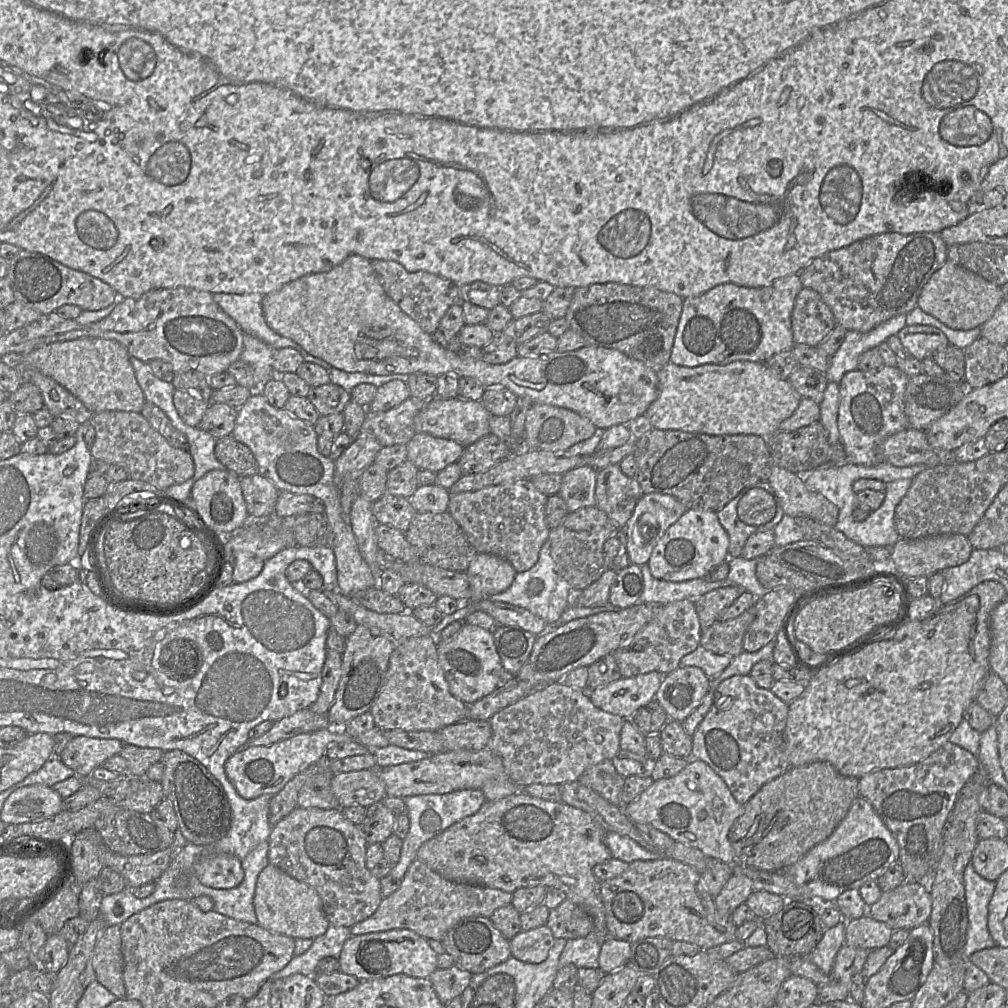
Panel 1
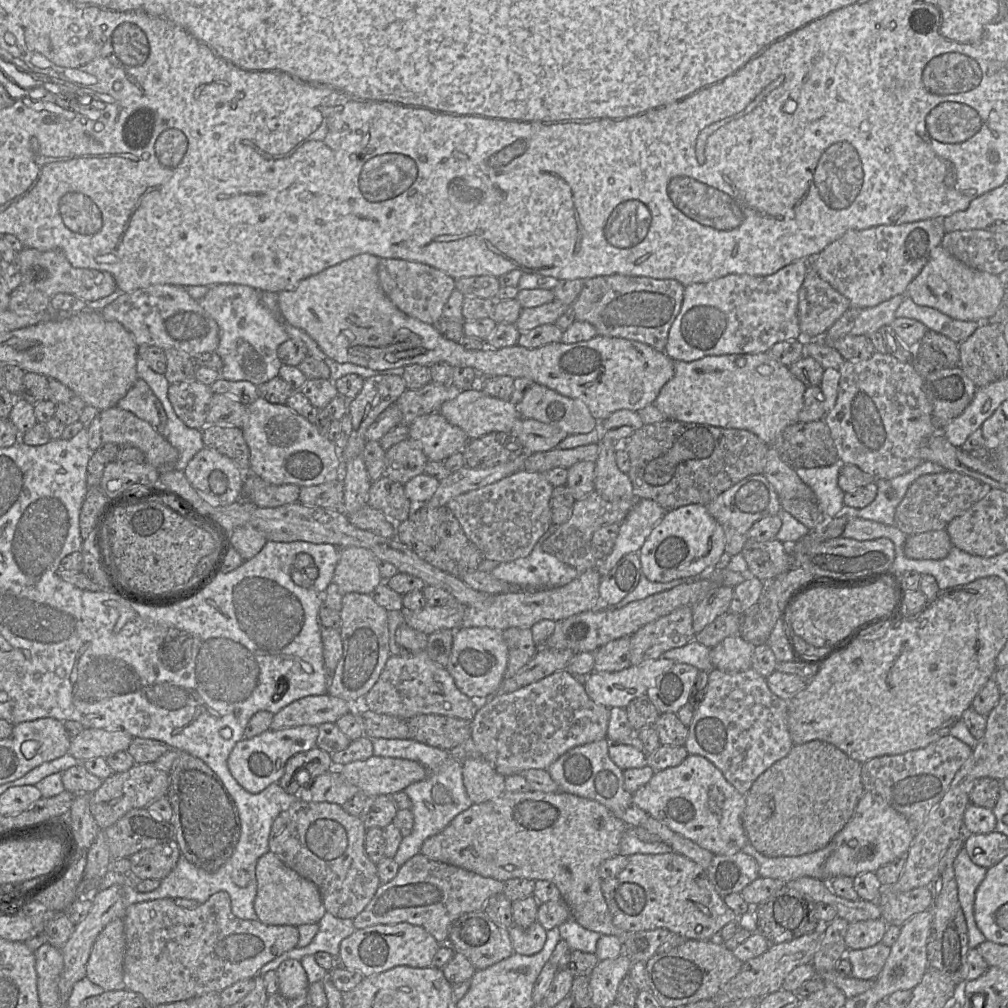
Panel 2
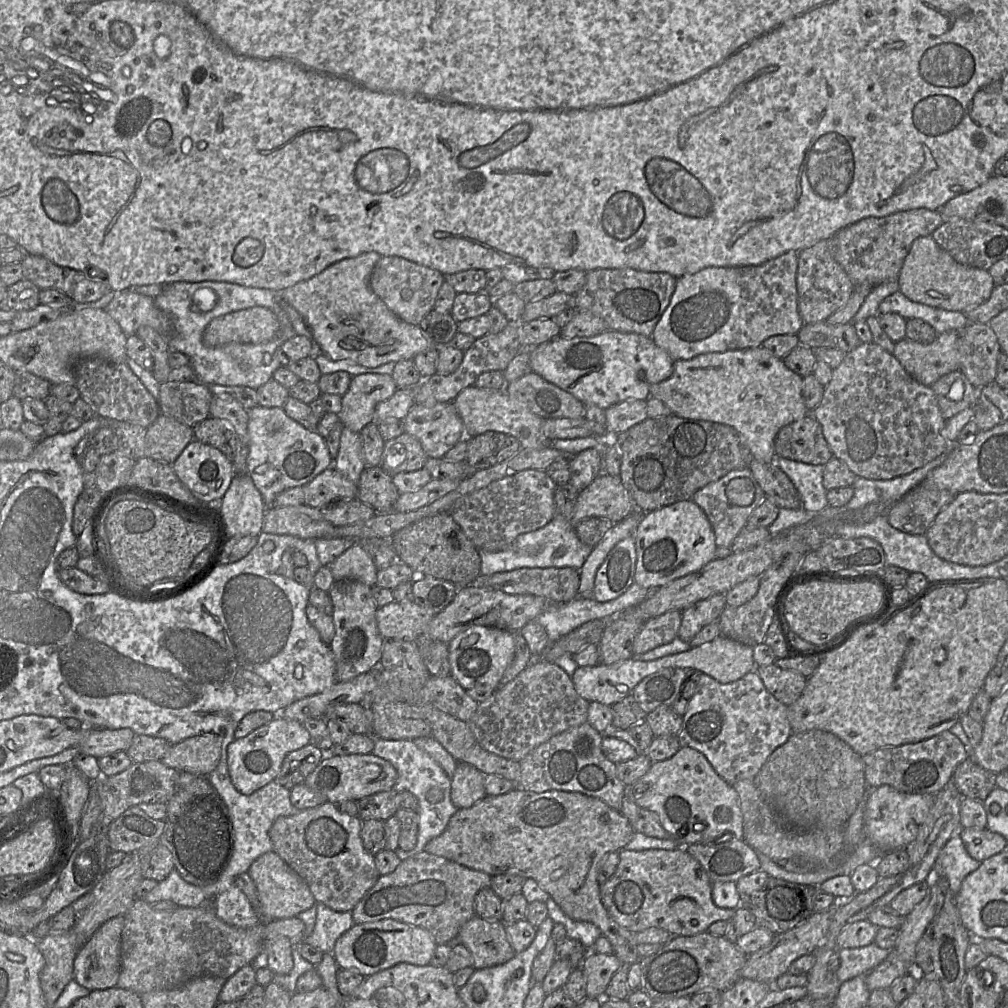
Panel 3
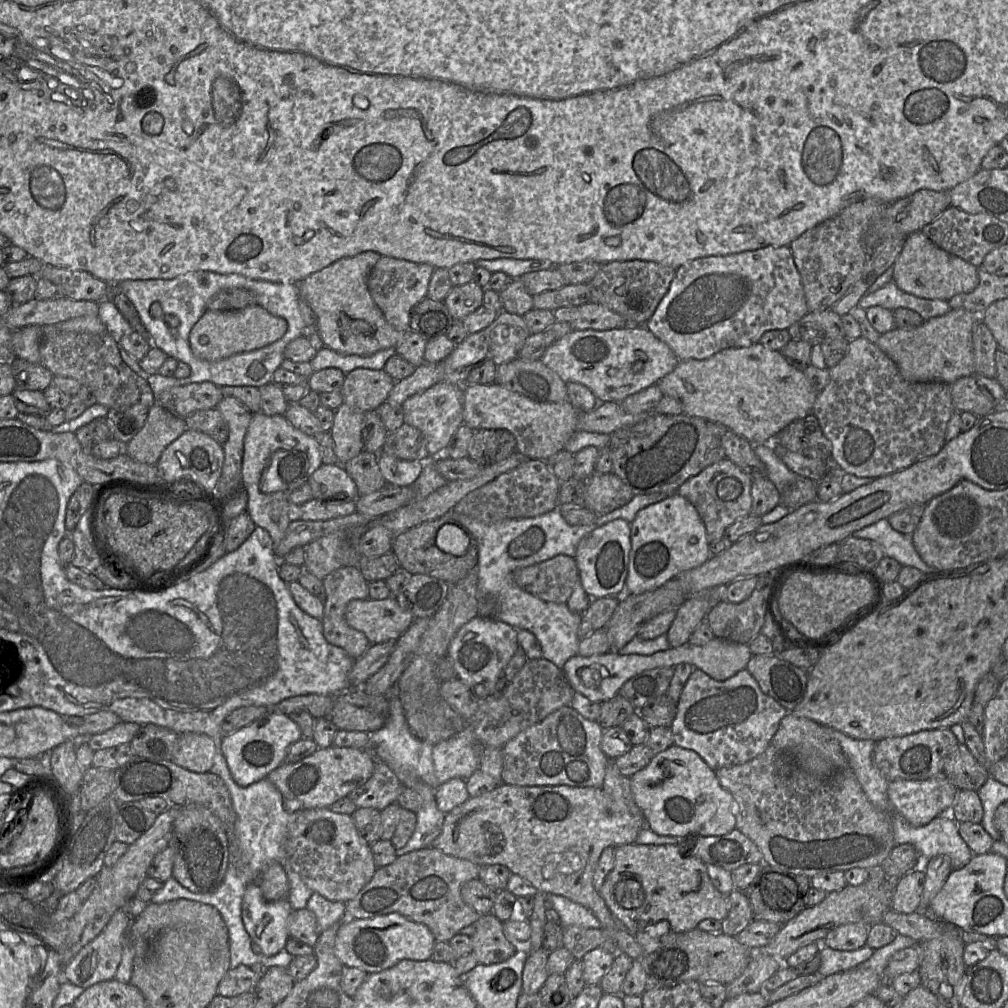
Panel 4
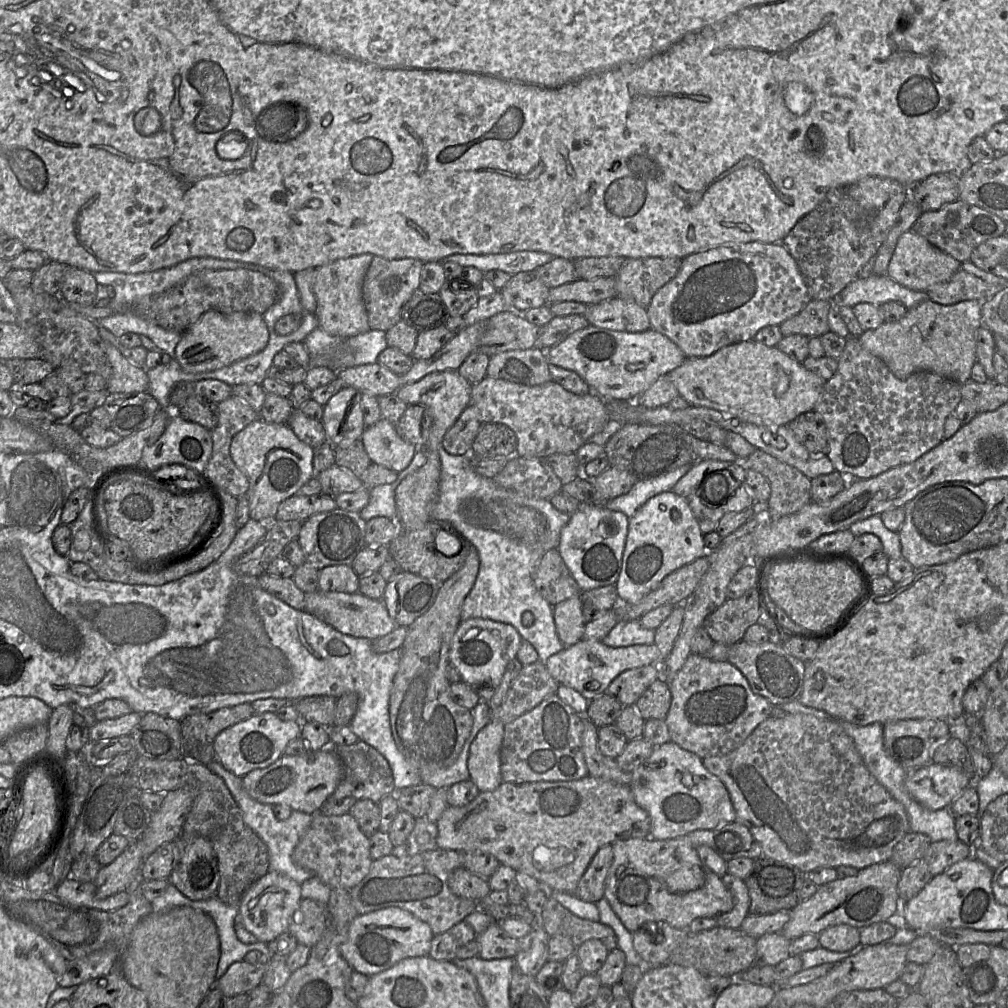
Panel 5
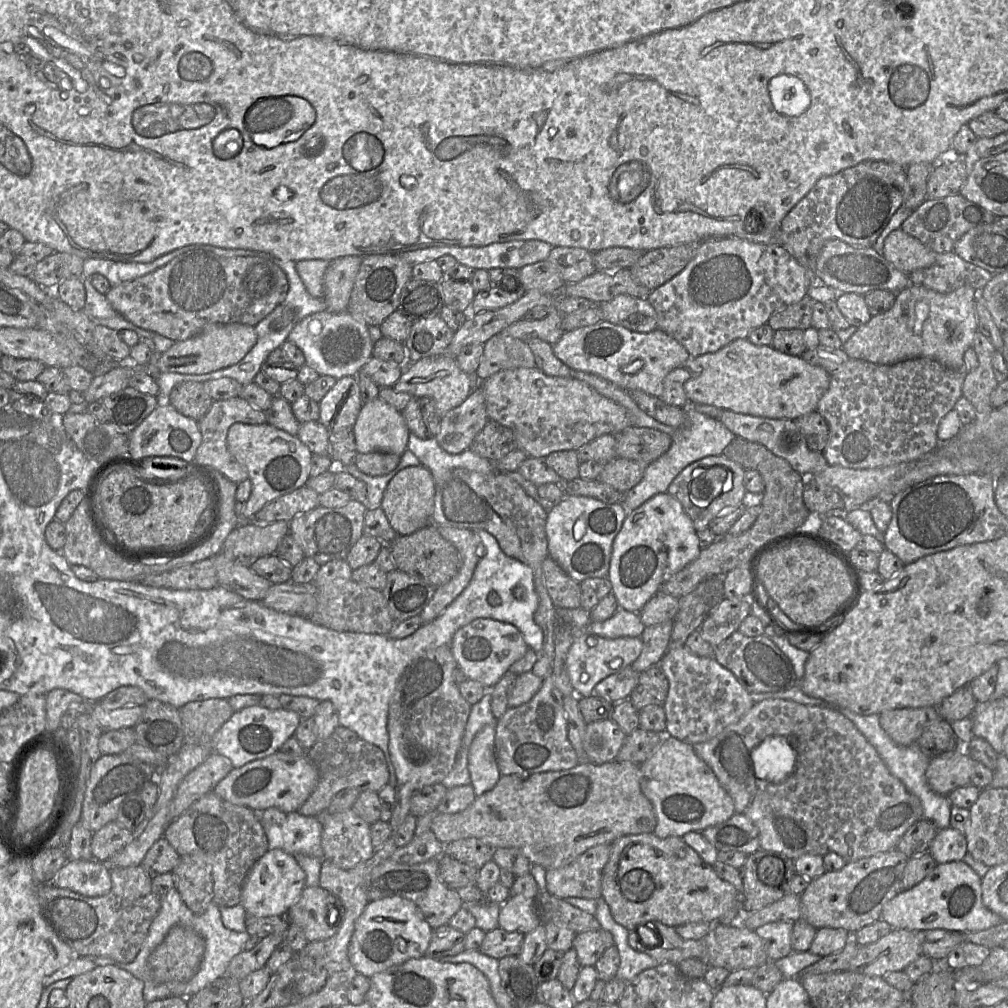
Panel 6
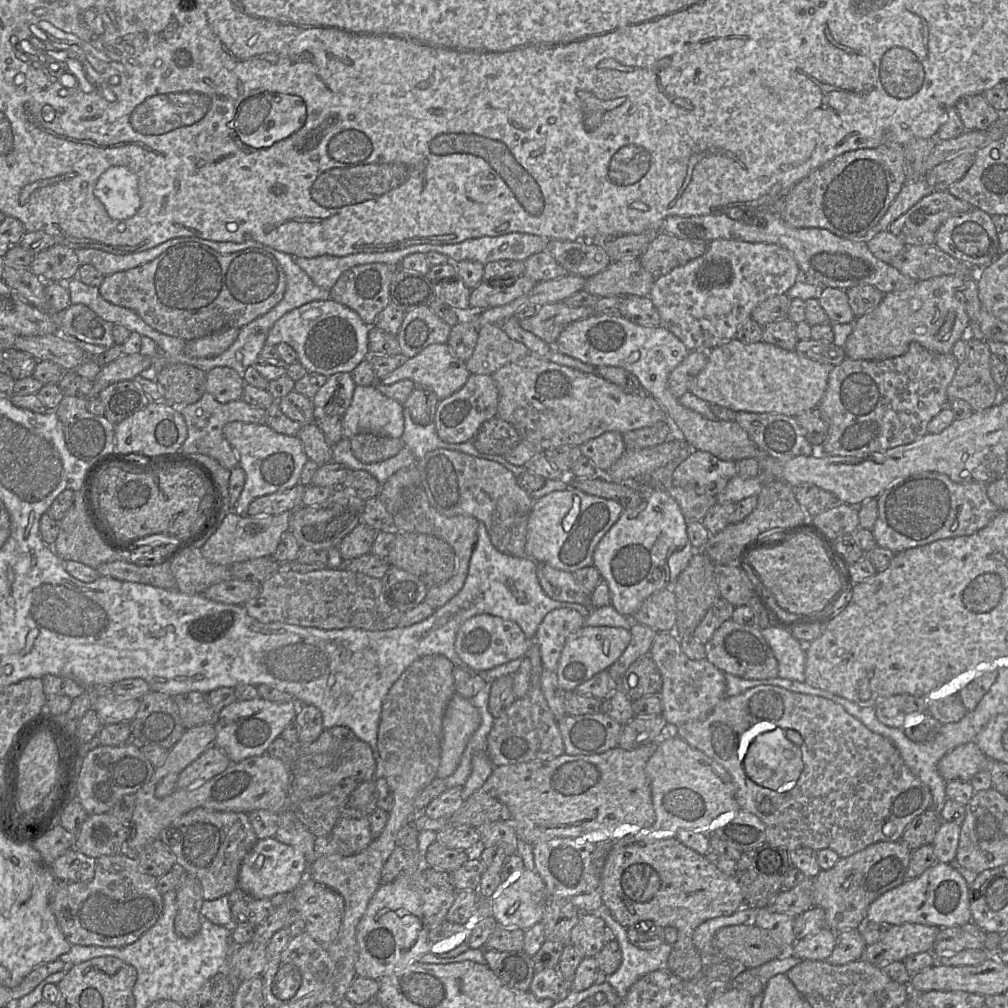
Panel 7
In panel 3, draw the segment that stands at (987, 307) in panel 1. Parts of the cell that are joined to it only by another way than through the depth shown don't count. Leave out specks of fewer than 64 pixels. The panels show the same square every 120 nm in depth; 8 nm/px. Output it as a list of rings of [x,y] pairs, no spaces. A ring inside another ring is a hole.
[[[931,235],[919,237],[912,243],[898,275],[898,284],[899,291],[914,302],[958,312],[986,302],[995,286],[989,271],[957,262]]]

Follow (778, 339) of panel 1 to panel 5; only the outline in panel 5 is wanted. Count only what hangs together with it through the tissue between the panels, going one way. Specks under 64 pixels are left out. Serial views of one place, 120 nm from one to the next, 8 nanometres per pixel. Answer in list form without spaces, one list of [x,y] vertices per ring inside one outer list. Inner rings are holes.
[[[759,241],[747,243],[727,243],[707,251],[690,254],[682,259],[681,267],[676,276],[663,285],[652,297],[647,307],[651,329],[667,336],[685,354],[686,358],[706,357],[720,348],[734,343],[751,340],[765,326],[780,325],[785,320],[798,314],[811,300],[806,283],[788,249],[781,243],[763,243]]]

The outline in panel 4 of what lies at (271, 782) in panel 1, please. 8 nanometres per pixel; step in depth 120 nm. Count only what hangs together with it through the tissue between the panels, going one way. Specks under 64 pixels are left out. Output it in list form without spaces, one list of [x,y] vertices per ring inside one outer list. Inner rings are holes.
[[[269,712],[263,718],[224,736],[221,748],[233,780],[239,786],[247,787],[267,778],[270,772],[283,764],[289,748],[301,738],[300,727],[287,715]]]

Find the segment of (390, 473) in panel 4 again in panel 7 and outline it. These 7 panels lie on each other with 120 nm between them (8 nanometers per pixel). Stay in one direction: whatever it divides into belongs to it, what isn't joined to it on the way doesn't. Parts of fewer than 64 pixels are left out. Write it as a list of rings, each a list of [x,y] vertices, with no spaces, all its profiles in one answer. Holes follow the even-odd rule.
[[[375,385],[355,387],[352,402],[342,416],[343,437],[370,432],[401,438],[404,432],[403,404],[383,395]]]

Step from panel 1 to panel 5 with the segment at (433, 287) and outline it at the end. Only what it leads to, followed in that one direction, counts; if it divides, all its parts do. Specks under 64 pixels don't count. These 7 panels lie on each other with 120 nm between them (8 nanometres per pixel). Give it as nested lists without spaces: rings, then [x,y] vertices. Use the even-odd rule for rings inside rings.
[[[374,256],[365,274],[362,293],[371,329],[386,332],[401,320],[401,309],[420,286],[423,262],[414,258],[385,259]]]

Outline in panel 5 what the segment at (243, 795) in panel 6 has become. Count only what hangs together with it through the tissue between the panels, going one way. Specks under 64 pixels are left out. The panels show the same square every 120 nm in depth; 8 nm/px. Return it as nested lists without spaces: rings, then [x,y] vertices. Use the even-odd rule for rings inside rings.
[[[329,748],[308,751],[303,755],[282,755],[266,768],[255,769],[242,777],[242,783],[248,794],[260,803],[286,804],[293,810],[315,814],[333,794],[343,778],[344,769],[341,760]]]

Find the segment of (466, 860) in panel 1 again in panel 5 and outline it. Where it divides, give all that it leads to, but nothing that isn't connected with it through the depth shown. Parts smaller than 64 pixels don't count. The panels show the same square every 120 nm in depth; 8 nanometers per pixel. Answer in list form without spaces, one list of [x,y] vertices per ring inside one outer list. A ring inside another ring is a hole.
[[[590,775],[573,781],[502,782],[493,791],[480,792],[464,806],[448,806],[436,824],[438,848],[458,852],[478,850],[492,854],[500,864],[528,874],[554,891],[569,894],[574,894],[592,858],[601,847],[620,840],[651,838],[650,816],[635,801],[630,785]]]

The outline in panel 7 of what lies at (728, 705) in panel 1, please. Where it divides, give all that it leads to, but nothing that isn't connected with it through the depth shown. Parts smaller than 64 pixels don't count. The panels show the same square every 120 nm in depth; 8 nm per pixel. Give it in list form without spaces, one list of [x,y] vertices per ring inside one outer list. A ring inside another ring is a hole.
[[[657,631],[649,655],[662,677],[662,689],[658,696],[662,702],[662,715],[668,728],[704,719],[723,698],[727,697],[724,673],[707,659],[690,659],[683,652],[681,642],[674,632]]]

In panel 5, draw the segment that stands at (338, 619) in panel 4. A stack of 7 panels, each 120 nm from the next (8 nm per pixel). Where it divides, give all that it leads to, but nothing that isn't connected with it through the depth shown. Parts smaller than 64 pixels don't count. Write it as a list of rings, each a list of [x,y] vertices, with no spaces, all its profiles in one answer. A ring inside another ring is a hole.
[[[333,565],[319,570],[319,590],[327,592],[356,593],[360,577],[351,565]]]

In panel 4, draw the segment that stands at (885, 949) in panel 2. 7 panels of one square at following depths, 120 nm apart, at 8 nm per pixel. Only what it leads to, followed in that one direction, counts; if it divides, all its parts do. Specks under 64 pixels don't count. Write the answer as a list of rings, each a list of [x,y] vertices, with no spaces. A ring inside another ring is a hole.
[[[822,945],[818,952],[821,964],[817,972],[820,976],[829,976],[850,970],[868,960],[873,953],[874,949],[868,945],[854,951],[840,951]]]

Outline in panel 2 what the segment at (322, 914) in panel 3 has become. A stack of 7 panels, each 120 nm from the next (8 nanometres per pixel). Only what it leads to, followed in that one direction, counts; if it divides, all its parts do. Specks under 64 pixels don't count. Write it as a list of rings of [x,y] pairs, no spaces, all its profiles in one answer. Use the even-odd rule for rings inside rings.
[[[326,912],[318,923],[319,929],[313,940],[305,947],[291,949],[265,964],[259,971],[276,971],[279,965],[287,959],[300,961],[306,955],[317,952],[327,952],[338,961],[341,941],[350,936],[356,928],[352,919],[340,919]]]

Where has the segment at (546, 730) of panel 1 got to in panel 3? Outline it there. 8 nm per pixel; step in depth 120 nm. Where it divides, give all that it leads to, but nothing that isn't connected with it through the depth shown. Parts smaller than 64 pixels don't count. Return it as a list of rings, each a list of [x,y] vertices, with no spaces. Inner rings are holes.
[[[533,660],[514,679],[480,702],[468,724],[485,750],[520,761],[552,736],[586,723],[589,704],[577,693],[572,678],[561,667],[554,662]]]

